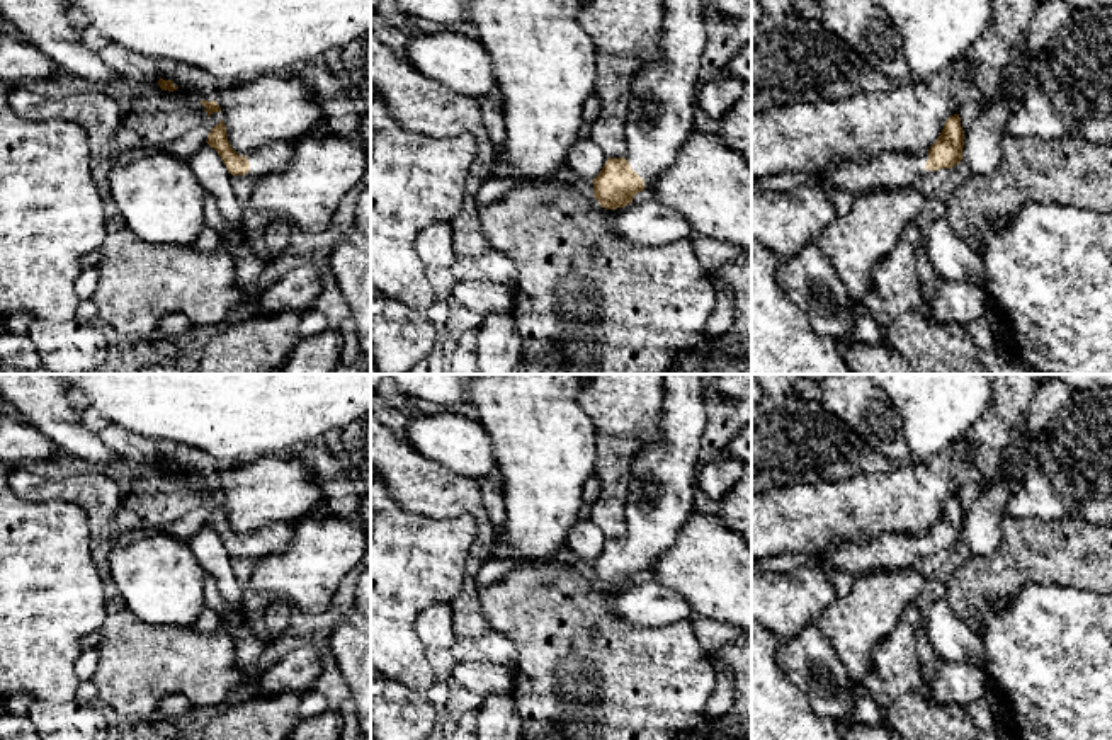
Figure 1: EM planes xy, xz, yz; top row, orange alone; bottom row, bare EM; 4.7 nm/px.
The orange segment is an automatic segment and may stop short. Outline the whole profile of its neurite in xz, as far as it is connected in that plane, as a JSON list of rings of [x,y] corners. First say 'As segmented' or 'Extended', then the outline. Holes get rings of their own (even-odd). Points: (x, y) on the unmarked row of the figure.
Extended. [[[663,374],[660,430],[655,441],[641,449],[629,470],[626,498],[626,536],[607,539],[593,563],[593,578],[605,590],[624,589],[641,572],[653,572],[658,558],[680,536],[694,512],[701,442],[706,425],[701,374]]]

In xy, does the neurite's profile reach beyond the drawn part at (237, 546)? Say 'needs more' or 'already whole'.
needs more

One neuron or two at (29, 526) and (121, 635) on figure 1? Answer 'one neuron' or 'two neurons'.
two neurons

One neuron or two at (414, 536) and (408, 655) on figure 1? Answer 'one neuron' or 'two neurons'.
one neuron

